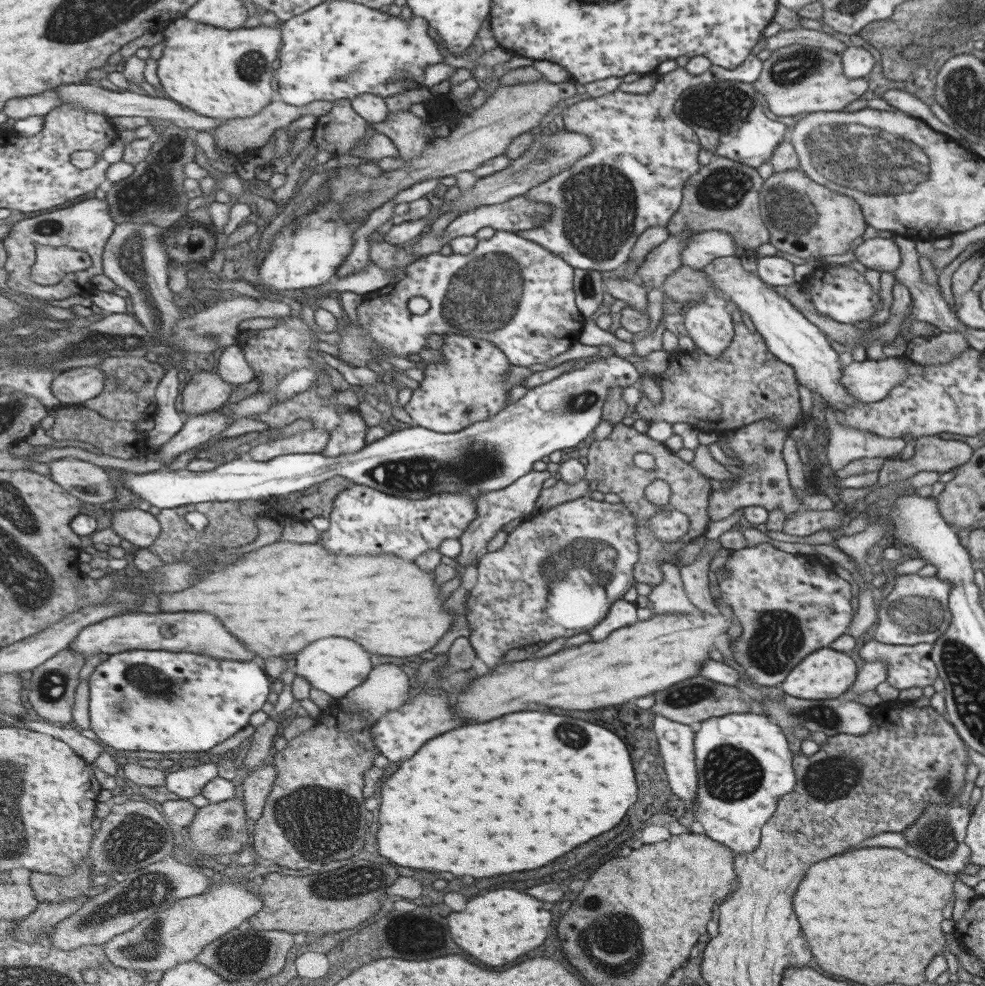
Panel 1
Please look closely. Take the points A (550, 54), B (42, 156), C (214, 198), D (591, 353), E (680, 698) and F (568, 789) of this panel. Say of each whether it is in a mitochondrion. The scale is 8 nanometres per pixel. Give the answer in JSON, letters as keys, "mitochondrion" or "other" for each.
{"A":"other","B":"other","C":"other","D":"other","E":"mitochondrion","F":"other"}

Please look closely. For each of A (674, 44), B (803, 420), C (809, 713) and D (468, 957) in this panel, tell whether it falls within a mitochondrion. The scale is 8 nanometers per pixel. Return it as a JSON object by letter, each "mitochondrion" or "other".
{"A":"other","B":"other","C":"mitochondrion","D":"other"}

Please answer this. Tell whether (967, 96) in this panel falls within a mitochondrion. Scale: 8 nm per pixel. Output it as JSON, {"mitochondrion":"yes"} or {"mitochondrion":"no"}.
{"mitochondrion":"yes"}

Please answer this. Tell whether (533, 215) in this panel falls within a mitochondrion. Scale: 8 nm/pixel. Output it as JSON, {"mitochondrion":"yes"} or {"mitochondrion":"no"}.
{"mitochondrion":"yes"}

